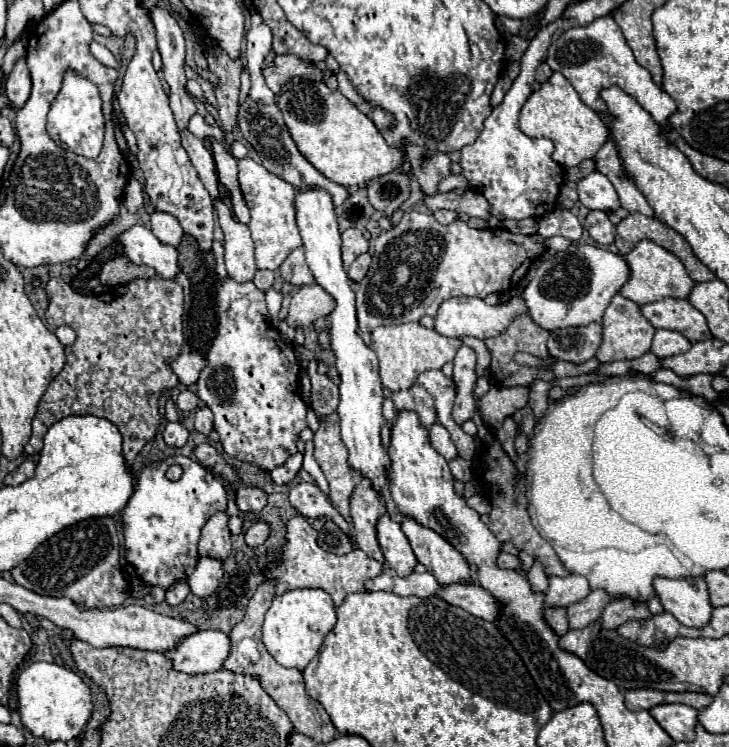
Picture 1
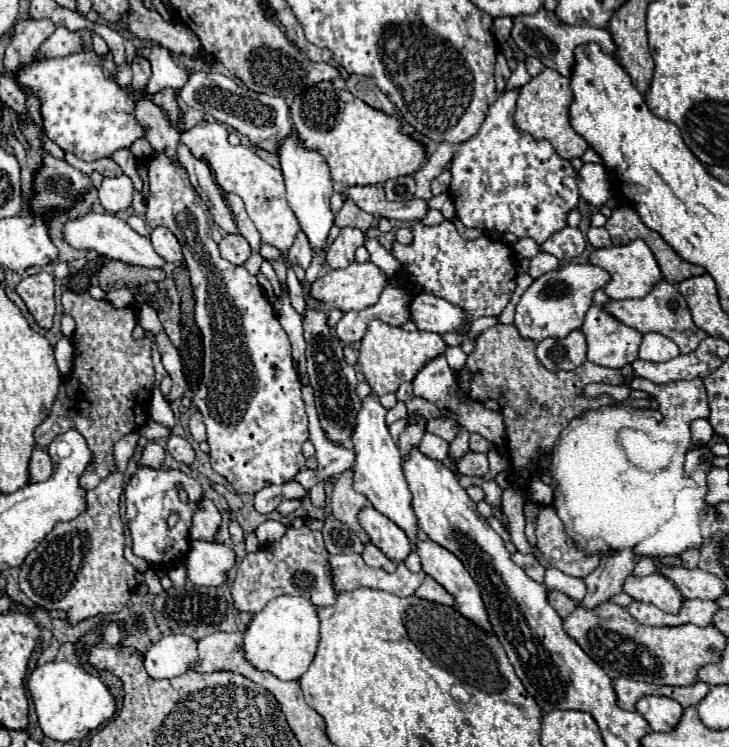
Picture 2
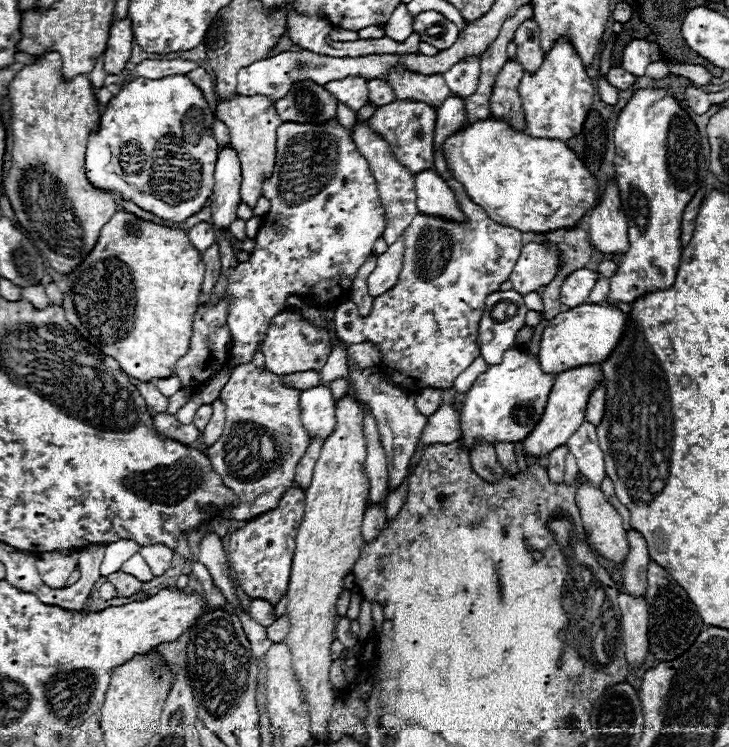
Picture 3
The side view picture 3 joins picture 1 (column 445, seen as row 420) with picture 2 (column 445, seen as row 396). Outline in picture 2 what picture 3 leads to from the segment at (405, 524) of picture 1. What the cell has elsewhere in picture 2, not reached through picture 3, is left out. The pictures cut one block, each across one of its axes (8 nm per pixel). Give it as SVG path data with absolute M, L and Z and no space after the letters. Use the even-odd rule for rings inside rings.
M418 540L416 542L416 548L414 552L420 556L422 560L422 570L432 576L440 586L444 586L456 600L454 608L462 614L462 616L468 616L474 624L478 624L480 628L484 630L492 630L490 622L488 622L488 614L486 614L486 608L484 608L484 602L482 602L482 596L480 596L480 590L476 586L476 582L472 580L472 576L468 574L468 570L464 568L464 564L452 554L448 552L446 548L442 548L440 544L432 542L432 540Z

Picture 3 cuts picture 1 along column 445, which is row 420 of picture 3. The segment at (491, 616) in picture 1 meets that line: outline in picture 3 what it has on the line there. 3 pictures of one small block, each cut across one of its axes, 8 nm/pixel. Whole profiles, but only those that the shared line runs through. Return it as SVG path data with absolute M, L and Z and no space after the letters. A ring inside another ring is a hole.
M598 384L592 390L592 394L588 398L588 406L586 406L586 420L592 422L594 426L598 426L604 416L604 402L606 402L606 390L602 384Z

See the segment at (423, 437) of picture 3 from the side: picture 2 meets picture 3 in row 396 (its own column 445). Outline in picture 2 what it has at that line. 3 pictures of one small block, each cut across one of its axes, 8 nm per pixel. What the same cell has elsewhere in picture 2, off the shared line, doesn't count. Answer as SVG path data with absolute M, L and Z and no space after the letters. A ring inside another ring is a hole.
M424 434L422 442L420 442L420 450L422 454L434 458L434 460L446 460L448 458L448 442L444 442L440 436L434 434Z

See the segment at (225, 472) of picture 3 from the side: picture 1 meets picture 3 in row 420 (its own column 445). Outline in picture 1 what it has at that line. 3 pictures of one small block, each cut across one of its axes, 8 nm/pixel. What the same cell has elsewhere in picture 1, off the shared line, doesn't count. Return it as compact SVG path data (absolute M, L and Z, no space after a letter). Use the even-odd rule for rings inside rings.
M406 212L402 220L388 232L382 232L374 240L374 254L368 274L362 282L354 284L356 310L360 332L372 332L378 326L392 326L402 322L418 322L422 316L434 316L440 304L454 296L478 296L486 298L490 292L510 292L520 278L528 272L530 264L546 252L546 238L540 234L514 234L506 228L474 230L466 222L456 220L448 226L436 222L432 214Z

